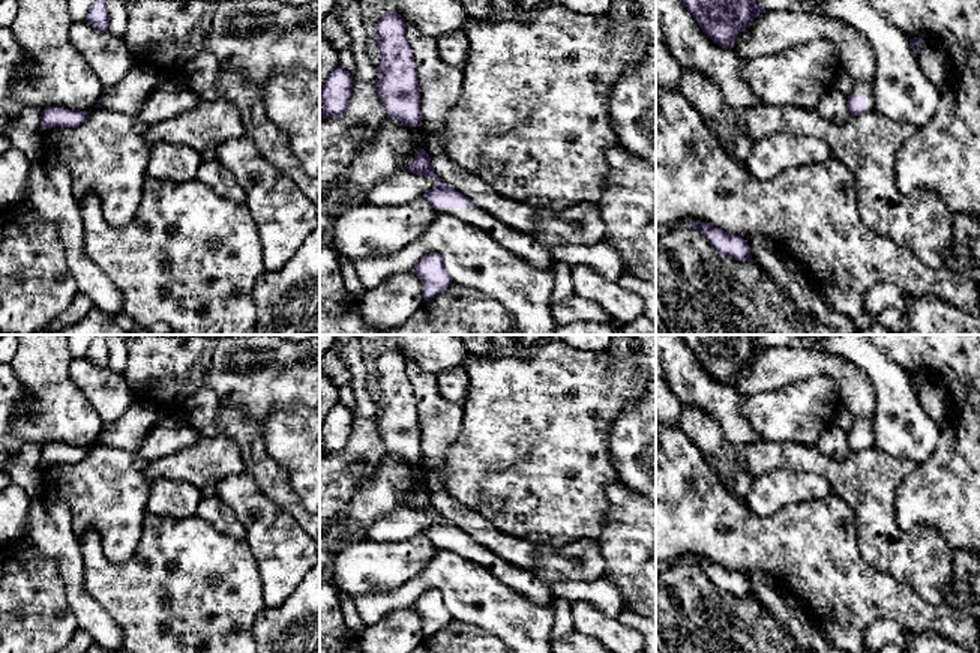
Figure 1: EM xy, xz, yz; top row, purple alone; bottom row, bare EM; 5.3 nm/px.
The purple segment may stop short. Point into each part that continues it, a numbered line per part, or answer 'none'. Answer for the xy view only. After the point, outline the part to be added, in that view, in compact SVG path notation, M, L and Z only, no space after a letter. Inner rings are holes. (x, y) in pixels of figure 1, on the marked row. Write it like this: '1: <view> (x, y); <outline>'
1: xy (129, 93); M134 66L116 86L104 87L99 105L135 116L146 99L171 80L147 66Z

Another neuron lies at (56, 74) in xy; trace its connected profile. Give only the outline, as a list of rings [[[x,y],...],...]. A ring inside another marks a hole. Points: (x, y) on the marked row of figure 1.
[[[18,0],[12,35],[24,57],[24,75],[9,99],[23,107],[90,111],[104,86],[69,39],[68,0]]]

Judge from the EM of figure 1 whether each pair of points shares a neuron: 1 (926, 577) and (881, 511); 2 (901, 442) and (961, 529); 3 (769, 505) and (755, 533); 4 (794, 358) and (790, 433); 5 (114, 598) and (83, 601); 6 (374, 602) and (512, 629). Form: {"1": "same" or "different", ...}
{"1": "same", "2": "different", "3": "different", "4": "different", "5": "different", "6": "same"}

